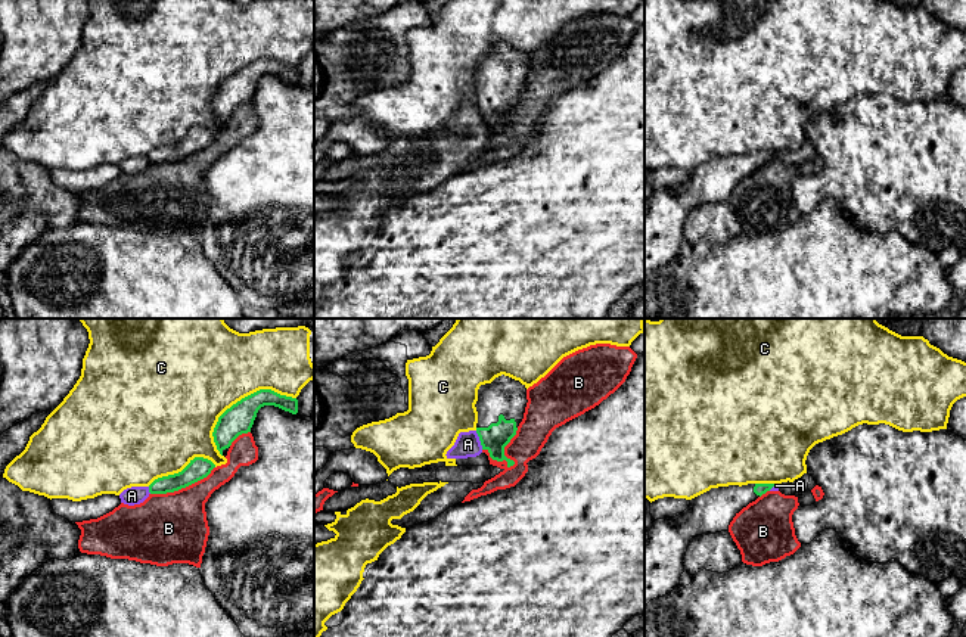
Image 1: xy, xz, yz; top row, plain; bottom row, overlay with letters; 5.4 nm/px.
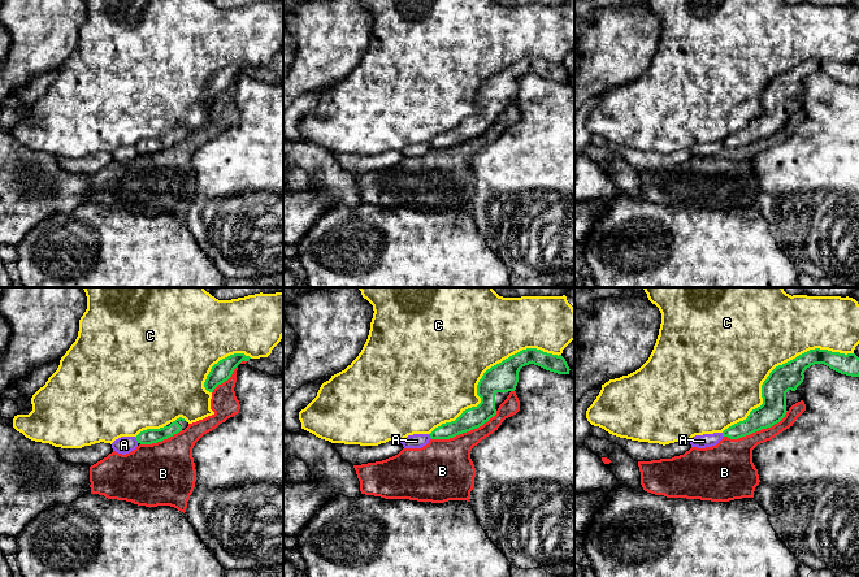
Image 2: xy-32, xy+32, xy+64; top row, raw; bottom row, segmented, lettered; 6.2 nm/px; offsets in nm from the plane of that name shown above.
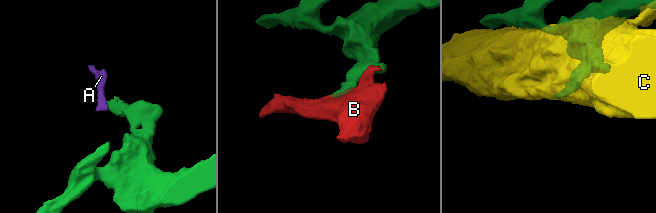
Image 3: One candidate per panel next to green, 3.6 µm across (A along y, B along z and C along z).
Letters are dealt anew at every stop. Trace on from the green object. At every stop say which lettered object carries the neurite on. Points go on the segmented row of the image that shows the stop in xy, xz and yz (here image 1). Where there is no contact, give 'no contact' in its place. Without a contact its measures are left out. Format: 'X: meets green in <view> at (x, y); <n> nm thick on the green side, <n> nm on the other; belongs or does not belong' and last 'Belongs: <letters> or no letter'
A: meets green in xz at (480, 440); 150 nm thick on the green side, 140 nm on the other; does not belong
B: meets green in xz at (505, 456); 150 nm thick on the green side, 180 nm on the other; does not belong
C: meets green in xy at (241, 400); 160 nm thick on the green side, 480 nm on the other; does not belong
Belongs: no letter

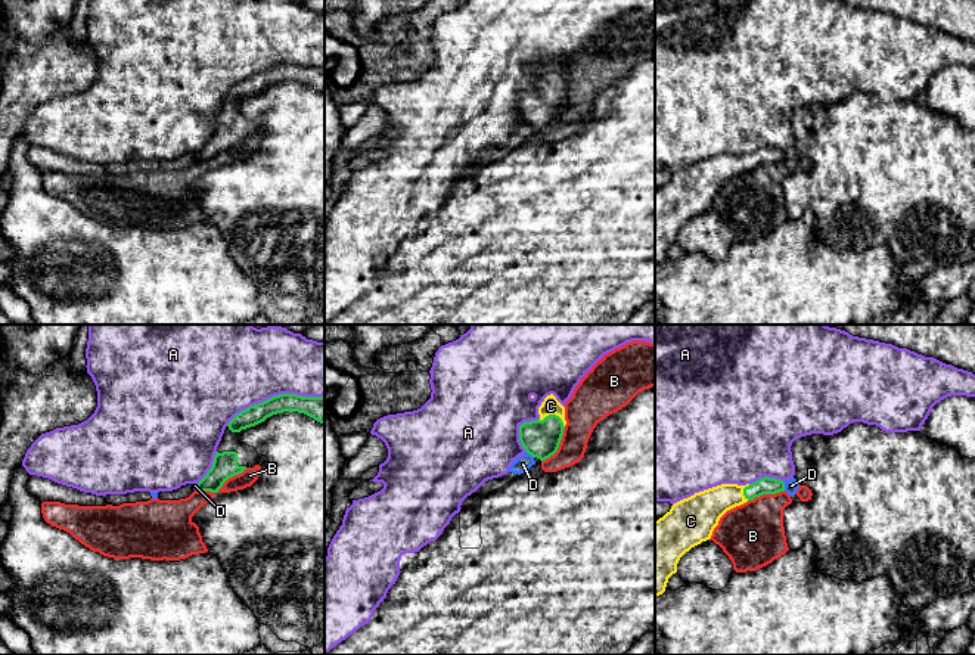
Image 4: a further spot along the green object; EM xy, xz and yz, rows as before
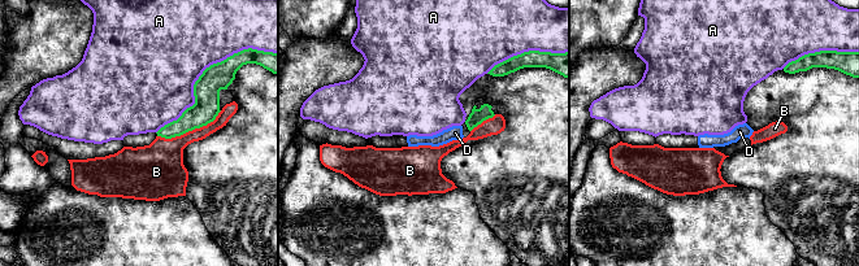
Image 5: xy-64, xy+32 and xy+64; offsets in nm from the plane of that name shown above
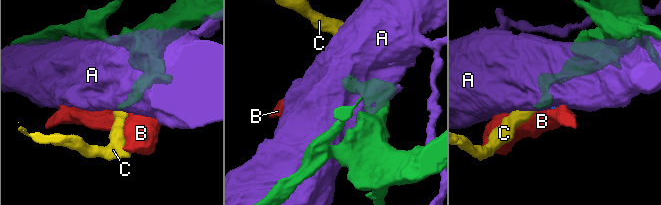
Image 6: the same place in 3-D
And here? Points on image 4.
A: meets green in xy at (275, 396); 130 nm thick on the green side, 440 nm on the other; does not belong
B: meets green in xz at (558, 446); 200 nm thick on the green side, 200 nm on the other; does not belong
C: meets green in xz at (553, 415); 200 nm thick on the green side, 100 nm on the other; belongs
D: meets green in yz at (783, 487); 100 nm thick on the green side, 80 nm on the other; does not belong
Belongs: C

